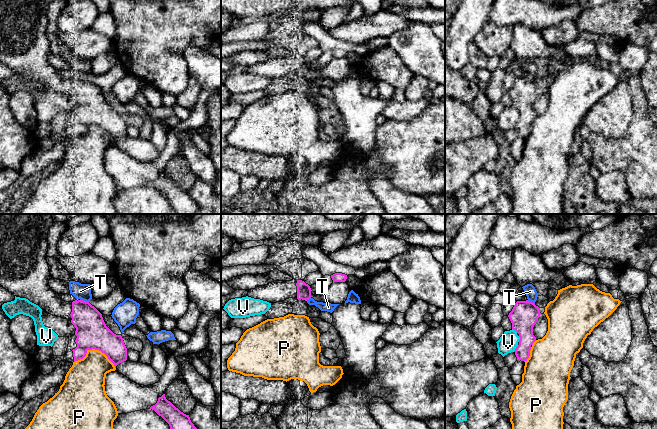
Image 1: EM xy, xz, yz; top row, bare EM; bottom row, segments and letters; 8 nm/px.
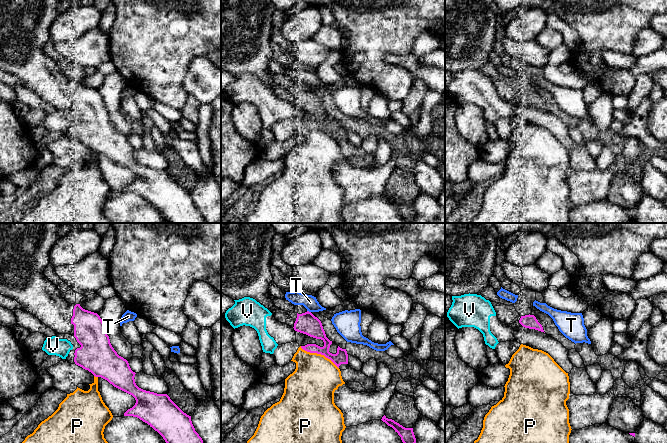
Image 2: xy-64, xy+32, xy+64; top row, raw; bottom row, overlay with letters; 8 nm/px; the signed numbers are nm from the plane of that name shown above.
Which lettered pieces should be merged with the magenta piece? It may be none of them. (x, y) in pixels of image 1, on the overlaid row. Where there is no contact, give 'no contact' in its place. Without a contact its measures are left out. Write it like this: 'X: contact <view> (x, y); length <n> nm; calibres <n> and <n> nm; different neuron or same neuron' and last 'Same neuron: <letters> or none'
P: contact xy (95, 349); length 340 nm; calibres 260 and 300 nm; different neuron
T: contact xy (84, 301); length 80 nm; calibres 260 and 130 nm; different neuron
V: contact yz (516, 348); length 70 nm; calibres 200 and 150 nm; different neuron
Same neuron: none

